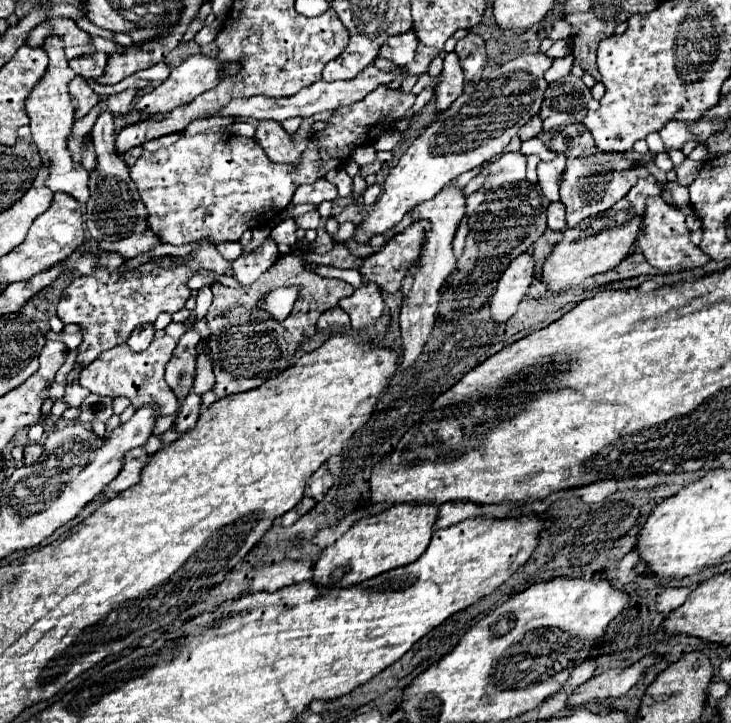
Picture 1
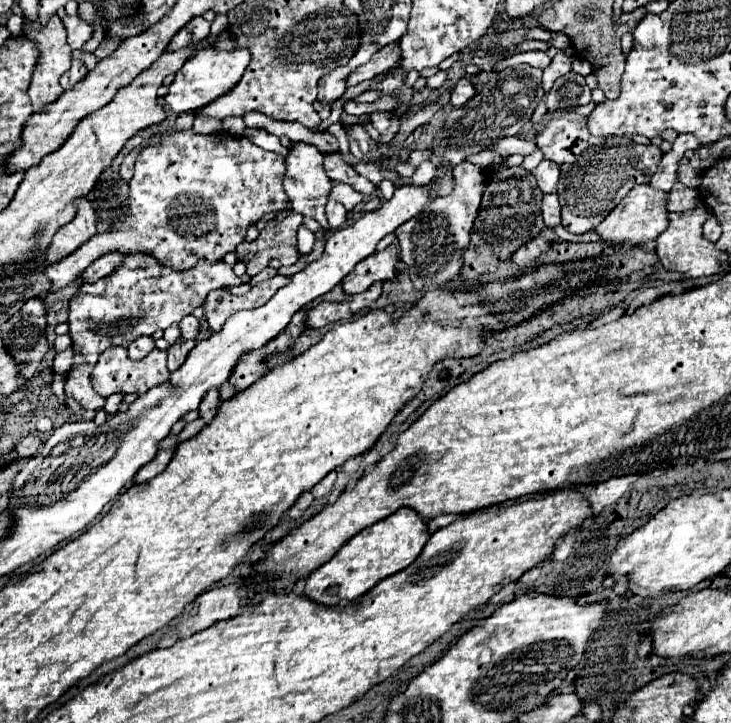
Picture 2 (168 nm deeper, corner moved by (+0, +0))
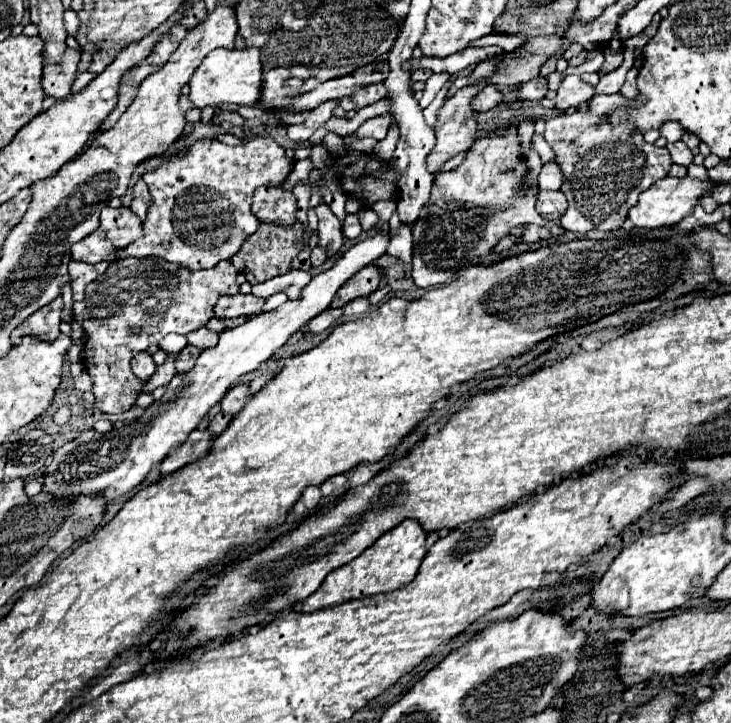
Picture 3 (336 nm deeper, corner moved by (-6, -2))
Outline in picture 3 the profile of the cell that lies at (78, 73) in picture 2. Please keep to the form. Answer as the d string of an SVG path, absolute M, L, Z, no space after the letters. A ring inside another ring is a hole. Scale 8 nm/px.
M67 49L63 61L59 65L47 65L43 69L43 91L49 97L55 99L65 99L70 95L71 86L77 75L77 65L79 65L81 53Z

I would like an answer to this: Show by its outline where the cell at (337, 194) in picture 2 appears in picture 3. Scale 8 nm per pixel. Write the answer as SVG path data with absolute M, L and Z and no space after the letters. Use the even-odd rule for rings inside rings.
M377 201L371 205L371 209L379 215L381 221L389 221L391 213L395 211L395 201Z

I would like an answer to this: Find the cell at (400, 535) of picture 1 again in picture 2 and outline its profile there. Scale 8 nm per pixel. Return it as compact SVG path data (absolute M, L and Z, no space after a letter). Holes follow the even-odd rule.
M403 507L389 515L387 519L363 529L353 539L349 539L341 551L313 571L305 579L303 595L321 605L339 605L341 601L357 601L357 597L365 595L385 577L391 577L405 567L409 567L427 543L427 525L413 509Z

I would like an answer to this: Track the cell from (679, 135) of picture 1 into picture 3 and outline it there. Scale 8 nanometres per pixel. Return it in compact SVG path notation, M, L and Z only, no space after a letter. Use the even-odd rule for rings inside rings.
M667 123L663 129L661 129L661 135L667 139L667 141L679 141L681 135L683 135L683 129L679 123Z

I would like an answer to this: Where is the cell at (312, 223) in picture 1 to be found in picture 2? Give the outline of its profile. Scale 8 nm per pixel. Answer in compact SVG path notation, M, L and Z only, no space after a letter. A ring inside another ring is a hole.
M291 213L283 221L269 221L255 241L241 243L235 255L247 265L245 273L255 277L271 259L278 259L285 267L293 265L300 256L296 236L302 220L301 214Z

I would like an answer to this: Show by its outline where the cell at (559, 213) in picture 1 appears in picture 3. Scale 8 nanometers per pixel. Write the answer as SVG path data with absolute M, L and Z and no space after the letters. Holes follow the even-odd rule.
M539 191L537 211L549 221L559 221L567 211L567 199L561 191Z

